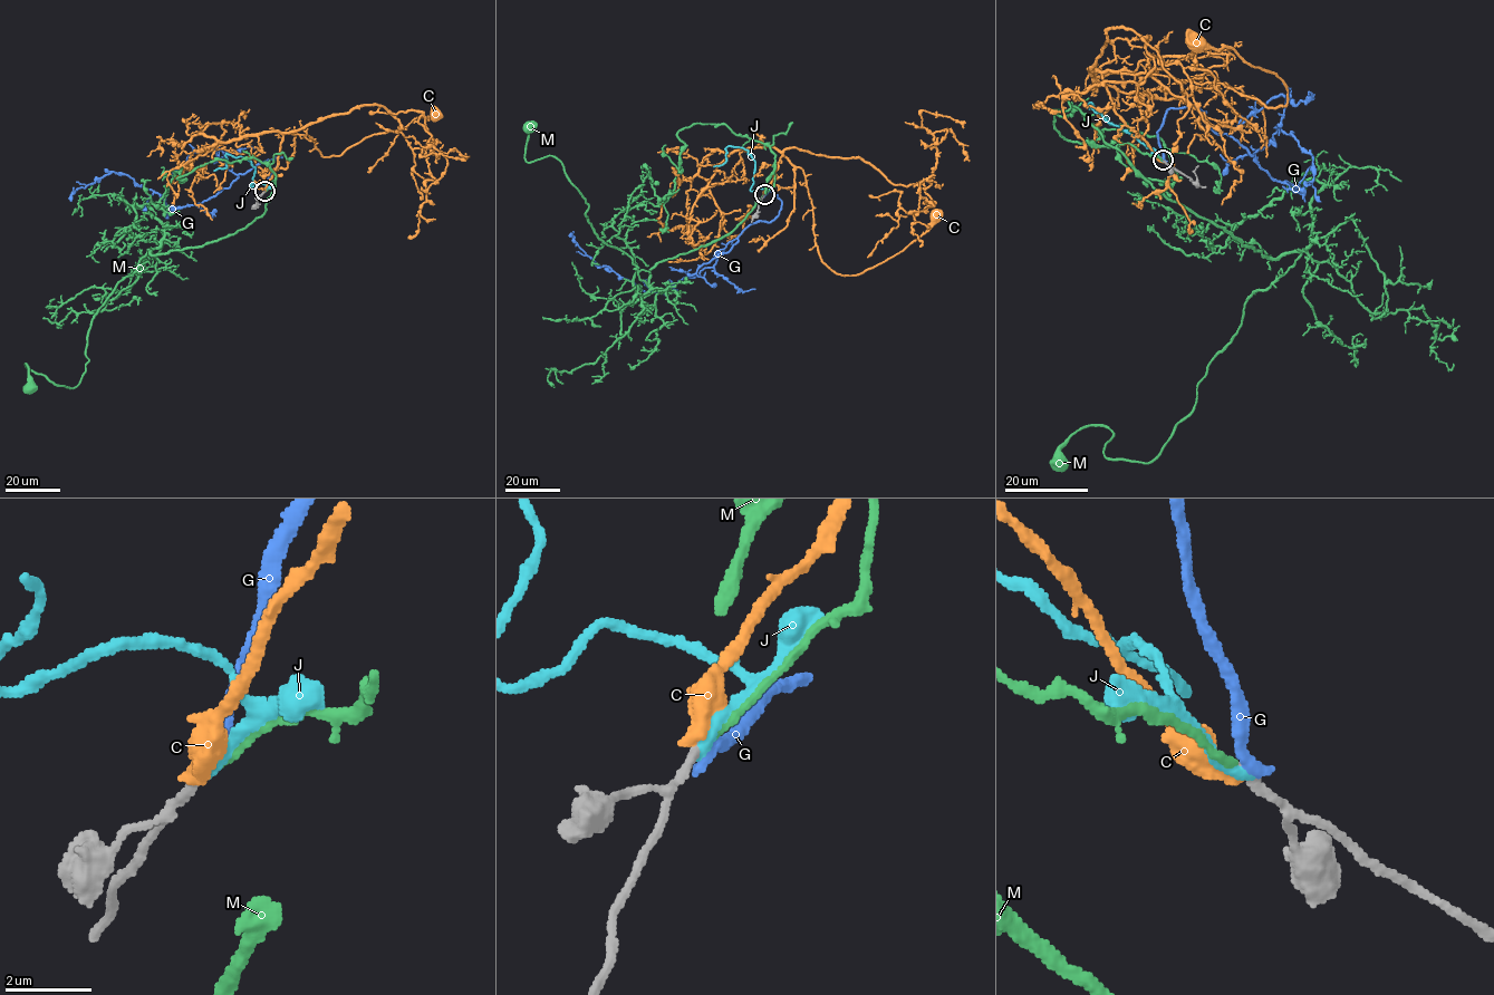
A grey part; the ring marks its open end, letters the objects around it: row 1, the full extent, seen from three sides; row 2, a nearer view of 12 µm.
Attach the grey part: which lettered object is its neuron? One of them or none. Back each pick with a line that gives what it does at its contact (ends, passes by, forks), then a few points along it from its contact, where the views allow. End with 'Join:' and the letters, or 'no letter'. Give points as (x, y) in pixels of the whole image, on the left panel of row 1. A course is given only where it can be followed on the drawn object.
M: it ends there; it runs (264, 191), (275, 180), (266, 212), (244, 228), (147, 252), (94, 315), (75, 387), (26, 364), (28, 388)
Join: M

